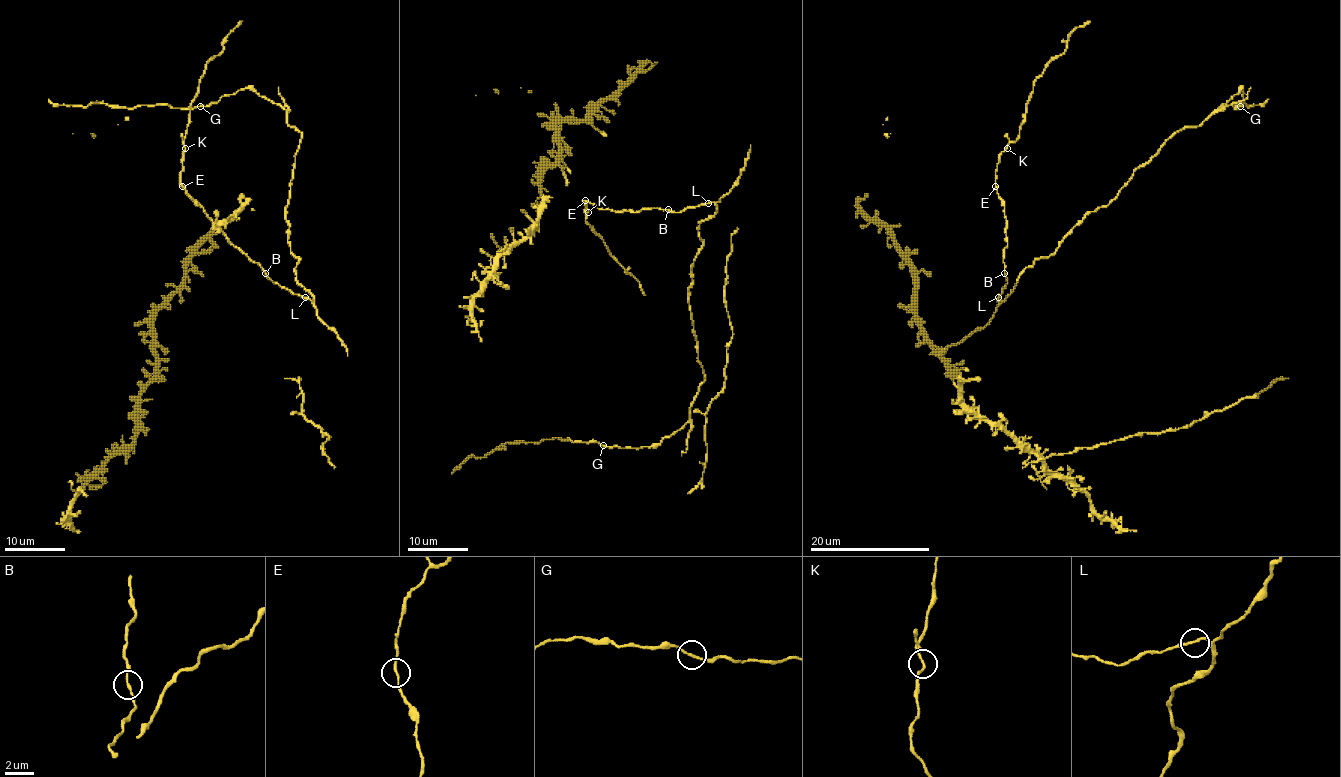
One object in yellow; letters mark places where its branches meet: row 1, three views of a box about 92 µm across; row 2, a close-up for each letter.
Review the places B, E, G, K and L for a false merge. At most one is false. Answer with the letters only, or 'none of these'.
none of these

